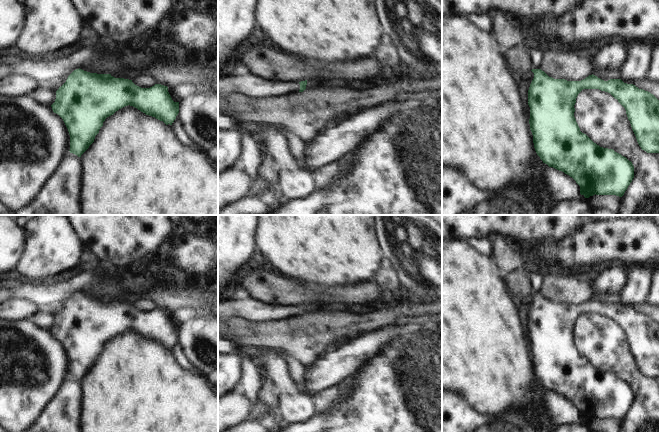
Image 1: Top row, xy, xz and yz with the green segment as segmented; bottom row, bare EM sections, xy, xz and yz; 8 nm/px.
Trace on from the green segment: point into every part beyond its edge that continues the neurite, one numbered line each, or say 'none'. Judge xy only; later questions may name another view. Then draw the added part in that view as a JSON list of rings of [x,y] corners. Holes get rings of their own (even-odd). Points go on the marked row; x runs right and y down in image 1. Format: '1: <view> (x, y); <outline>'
none

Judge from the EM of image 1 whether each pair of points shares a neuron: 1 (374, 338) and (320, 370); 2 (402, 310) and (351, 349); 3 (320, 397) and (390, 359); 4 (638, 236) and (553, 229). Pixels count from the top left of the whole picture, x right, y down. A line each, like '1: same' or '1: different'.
1: same
2: different
3: different
4: different

